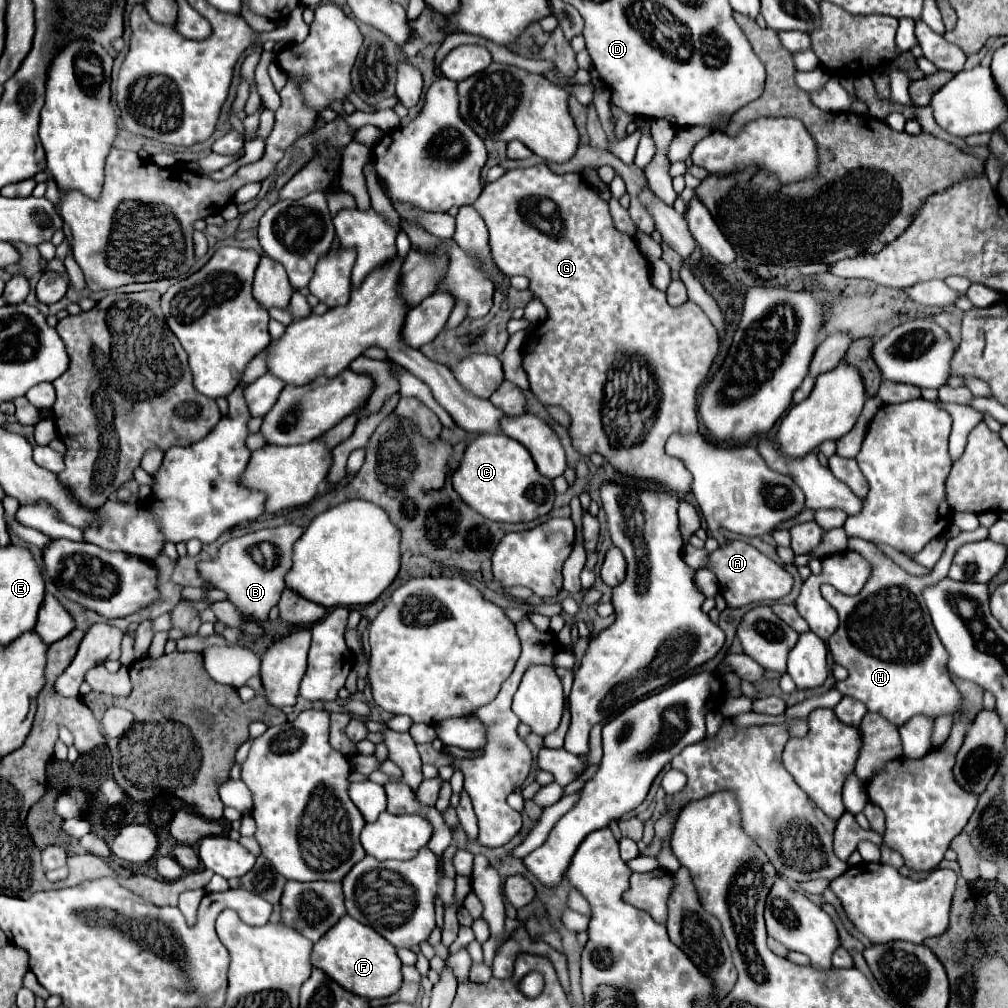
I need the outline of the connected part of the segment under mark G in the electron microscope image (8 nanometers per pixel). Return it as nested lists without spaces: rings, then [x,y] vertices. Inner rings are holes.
[[[547,165],[511,169],[485,185],[473,205],[481,211],[489,229],[495,265],[509,277],[529,277],[529,289],[549,311],[545,323],[527,335],[523,369],[533,395],[541,405],[557,405],[569,413],[571,443],[583,457],[601,453],[621,475],[657,483],[669,493],[687,495],[693,481],[691,473],[679,459],[665,455],[665,443],[675,431],[691,433],[699,427],[699,389],[705,385],[719,351],[717,331],[709,317],[691,301],[679,307],[667,303],[665,293],[651,285],[649,263],[635,239],[615,229],[609,203],[579,173],[557,175]]]

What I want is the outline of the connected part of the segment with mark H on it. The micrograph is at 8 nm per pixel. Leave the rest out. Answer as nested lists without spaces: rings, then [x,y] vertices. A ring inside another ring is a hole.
[[[985,527],[975,531],[961,531],[955,539],[947,541],[941,559],[933,571],[923,577],[905,573],[873,543],[859,537],[849,539],[849,549],[861,553],[873,565],[873,575],[863,591],[855,597],[841,595],[833,587],[821,587],[823,597],[835,607],[841,619],[839,629],[829,639],[833,659],[849,671],[847,679],[835,683],[835,689],[841,695],[859,699],[865,703],[867,711],[883,715],[897,727],[909,721],[913,715],[939,717],[945,713],[955,715],[961,711],[961,695],[947,671],[949,653],[945,651],[931,623],[923,599],[923,589],[927,585],[935,585],[939,581],[937,577],[947,577],[953,555],[961,545],[969,541],[981,541],[985,537]]]

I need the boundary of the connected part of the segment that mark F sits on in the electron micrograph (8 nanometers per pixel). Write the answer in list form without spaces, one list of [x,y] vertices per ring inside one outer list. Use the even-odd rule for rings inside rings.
[[[349,915],[341,917],[337,925],[333,925],[313,947],[311,961],[315,967],[327,971],[331,979],[337,979],[337,983],[355,993],[363,995],[367,999],[377,999],[377,997],[389,997],[393,995],[401,983],[401,959],[397,957],[397,949],[387,943],[379,933],[375,933],[371,927],[351,919]]]

